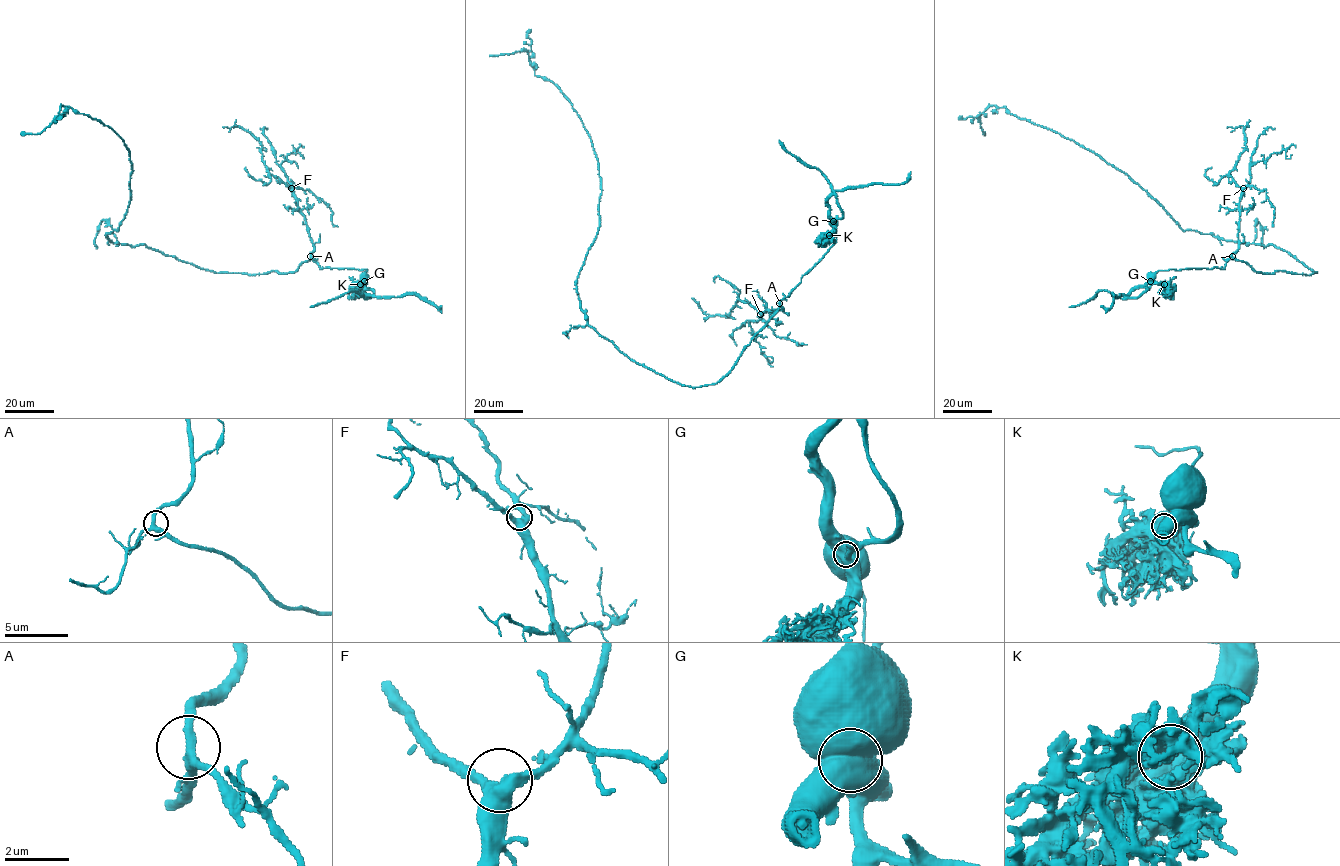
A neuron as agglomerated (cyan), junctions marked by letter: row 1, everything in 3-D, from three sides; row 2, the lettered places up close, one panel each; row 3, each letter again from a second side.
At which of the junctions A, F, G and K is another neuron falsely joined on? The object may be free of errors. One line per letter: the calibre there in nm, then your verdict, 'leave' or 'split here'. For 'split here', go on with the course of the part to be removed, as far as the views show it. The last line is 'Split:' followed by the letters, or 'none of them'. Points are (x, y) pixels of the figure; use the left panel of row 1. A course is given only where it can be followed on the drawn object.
A: calibre 300 nm; leave
F: calibre 440 nm; leave
G: calibre 1100 nm; split here; course (364, 281), (364, 286), (373, 291), (371, 297), (350, 290), (310, 306)
K: calibre 1100 nm; leave
Split: G

